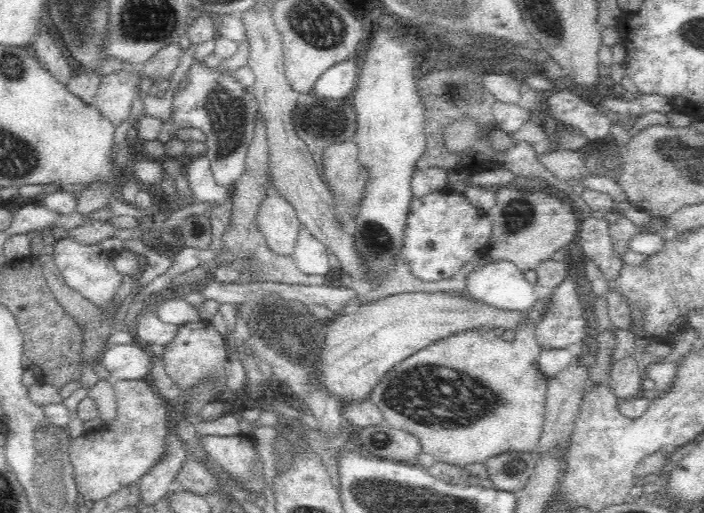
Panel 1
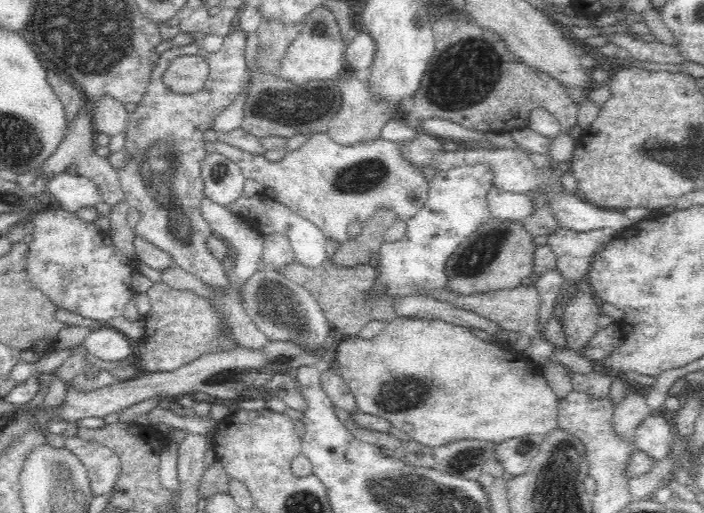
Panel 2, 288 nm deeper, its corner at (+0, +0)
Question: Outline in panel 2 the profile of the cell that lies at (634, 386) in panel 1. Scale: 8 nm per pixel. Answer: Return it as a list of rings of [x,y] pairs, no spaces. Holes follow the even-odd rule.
[[[628,392],[624,402],[614,406],[614,432],[620,438],[634,440],[634,430],[652,414],[654,412],[648,408],[644,394],[640,396],[640,394]]]

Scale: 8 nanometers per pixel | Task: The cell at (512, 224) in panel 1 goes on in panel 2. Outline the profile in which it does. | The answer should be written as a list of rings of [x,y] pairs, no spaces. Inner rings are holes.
[[[488,220],[488,224],[480,226],[470,238],[466,238],[454,254],[450,254],[446,272],[450,282],[446,282],[448,290],[458,296],[470,294],[488,294],[500,290],[512,290],[516,286],[524,286],[522,280],[530,278],[534,272],[534,244],[530,242],[530,234],[520,228],[514,220]]]

